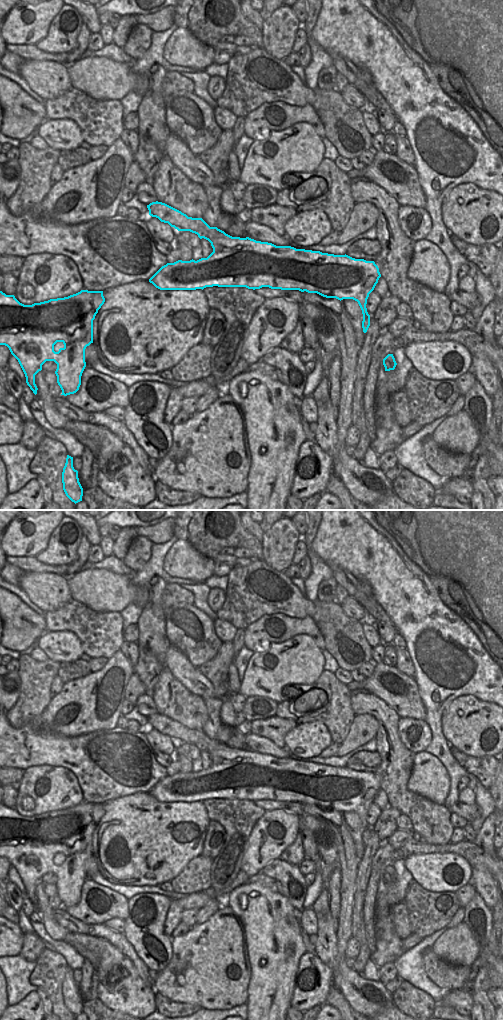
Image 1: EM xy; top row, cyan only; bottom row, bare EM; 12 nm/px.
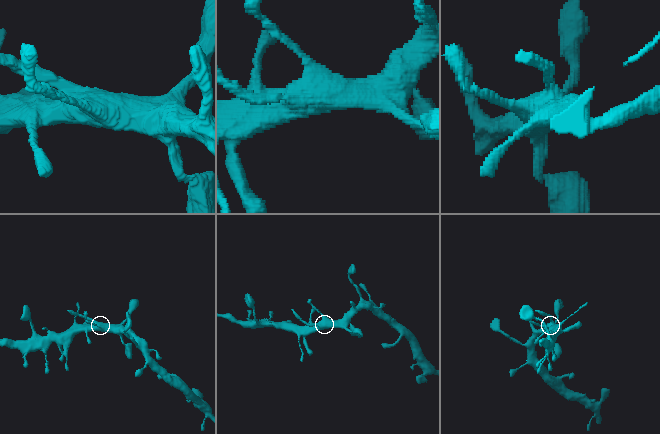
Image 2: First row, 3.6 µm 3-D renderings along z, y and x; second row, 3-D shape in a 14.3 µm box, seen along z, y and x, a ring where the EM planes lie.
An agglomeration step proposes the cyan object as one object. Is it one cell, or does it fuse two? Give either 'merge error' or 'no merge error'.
merge error

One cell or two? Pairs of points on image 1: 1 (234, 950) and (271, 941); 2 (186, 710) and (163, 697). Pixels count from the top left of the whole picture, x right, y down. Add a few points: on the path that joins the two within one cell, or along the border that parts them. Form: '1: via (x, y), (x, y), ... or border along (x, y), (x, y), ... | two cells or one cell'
1: border along (242, 924), (245, 930), (246, 952), (251, 970) | two cells
2: via (180, 704), (175, 698), (169, 700) | one cell

